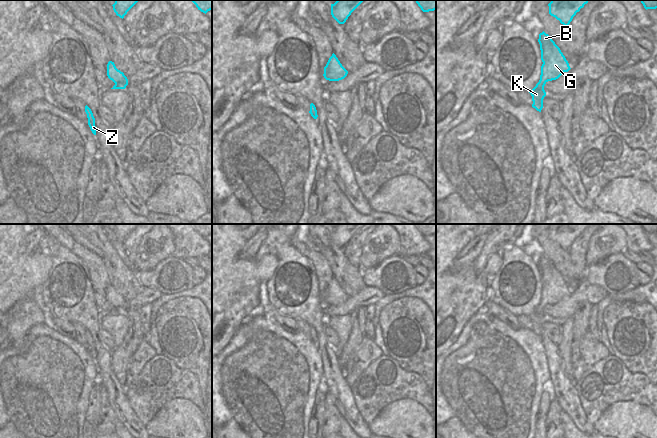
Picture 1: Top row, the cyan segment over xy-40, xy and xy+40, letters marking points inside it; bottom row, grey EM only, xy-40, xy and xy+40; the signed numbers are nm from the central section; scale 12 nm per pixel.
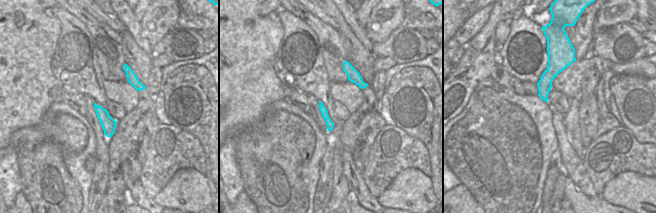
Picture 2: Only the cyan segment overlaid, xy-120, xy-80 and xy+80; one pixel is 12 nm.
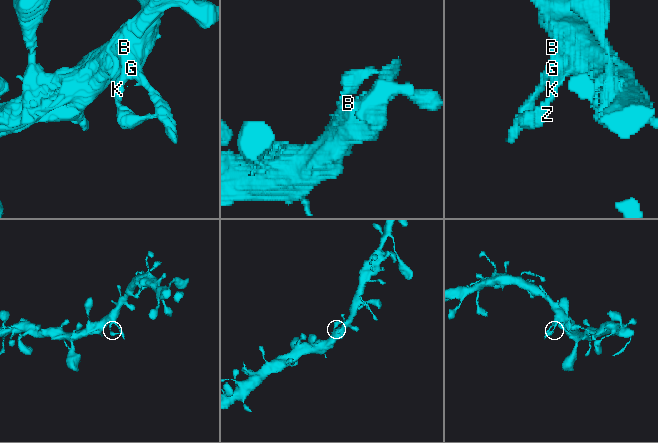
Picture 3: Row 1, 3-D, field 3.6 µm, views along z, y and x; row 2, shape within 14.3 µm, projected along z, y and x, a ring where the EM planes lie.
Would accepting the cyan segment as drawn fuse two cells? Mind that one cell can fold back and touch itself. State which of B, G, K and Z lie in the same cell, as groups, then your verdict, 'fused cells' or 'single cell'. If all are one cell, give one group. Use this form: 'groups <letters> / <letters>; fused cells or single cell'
groups B G K Z; single cell

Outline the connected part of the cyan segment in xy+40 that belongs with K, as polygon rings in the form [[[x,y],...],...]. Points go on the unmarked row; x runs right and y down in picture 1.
[[[544,255],[539,258],[538,266],[540,268],[543,288],[541,290],[540,304],[529,317],[532,320],[532,331],[541,336],[543,323],[546,320],[544,314],[545,308],[548,305],[558,303],[564,296],[568,296],[571,292],[560,272]]]

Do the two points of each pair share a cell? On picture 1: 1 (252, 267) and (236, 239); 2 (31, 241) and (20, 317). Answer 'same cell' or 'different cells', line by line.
1: same cell
2: different cells

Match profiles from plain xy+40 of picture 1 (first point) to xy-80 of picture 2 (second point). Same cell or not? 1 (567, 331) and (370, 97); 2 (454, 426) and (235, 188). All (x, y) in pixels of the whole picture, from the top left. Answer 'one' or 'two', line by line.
1: two
2: two

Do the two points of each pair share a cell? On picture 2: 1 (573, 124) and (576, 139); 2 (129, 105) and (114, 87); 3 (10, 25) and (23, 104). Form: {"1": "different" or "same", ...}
{"1": "same", "2": "same", "3": "same"}

